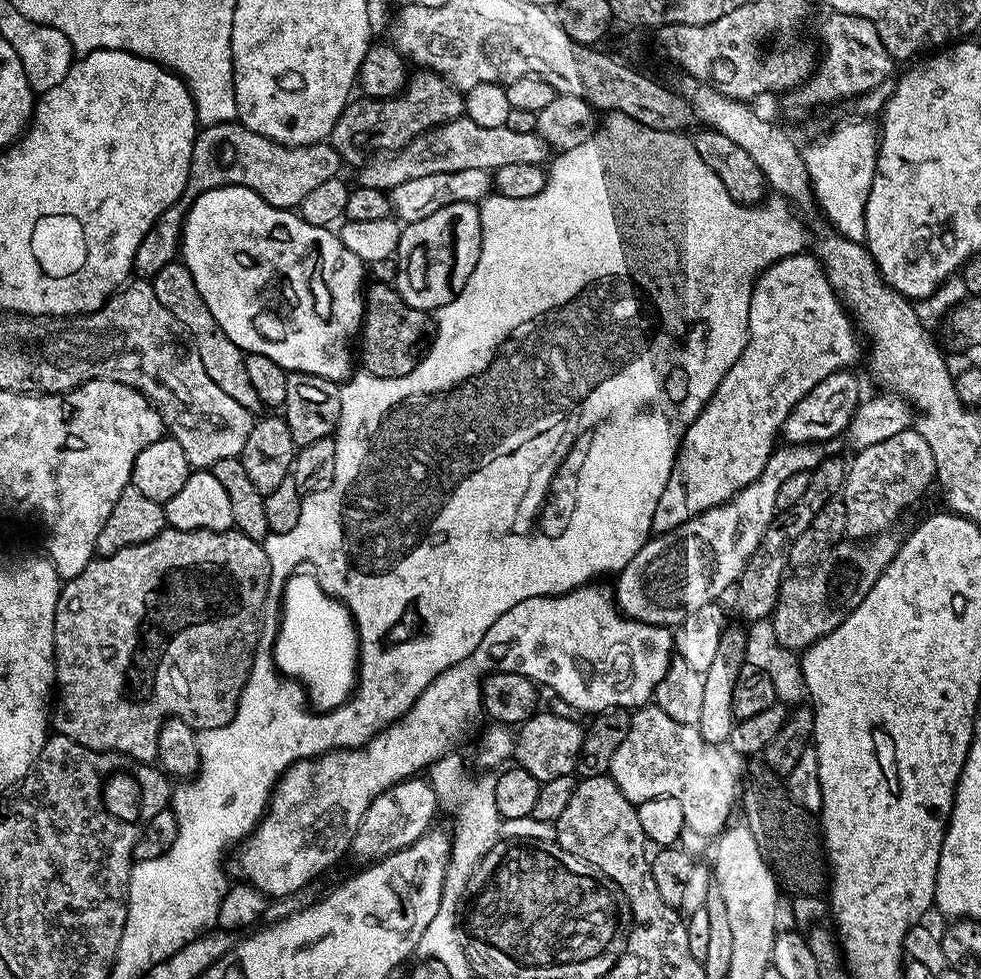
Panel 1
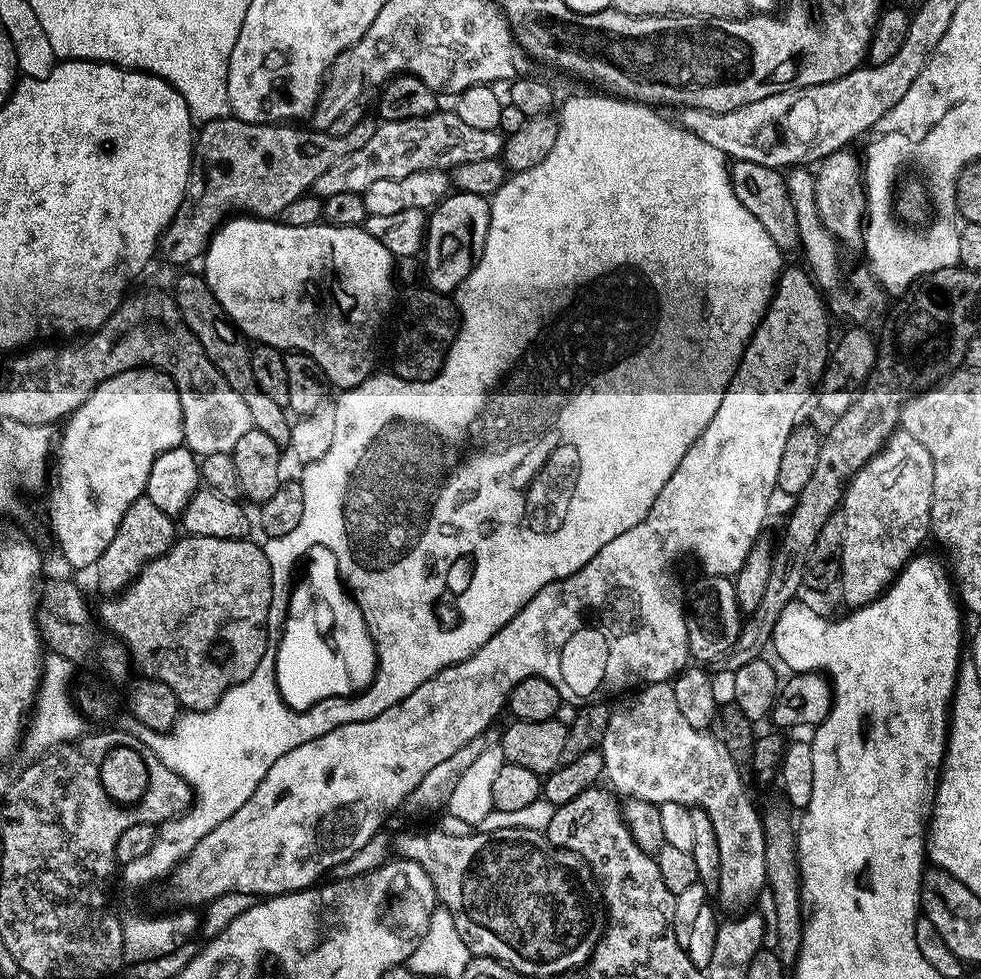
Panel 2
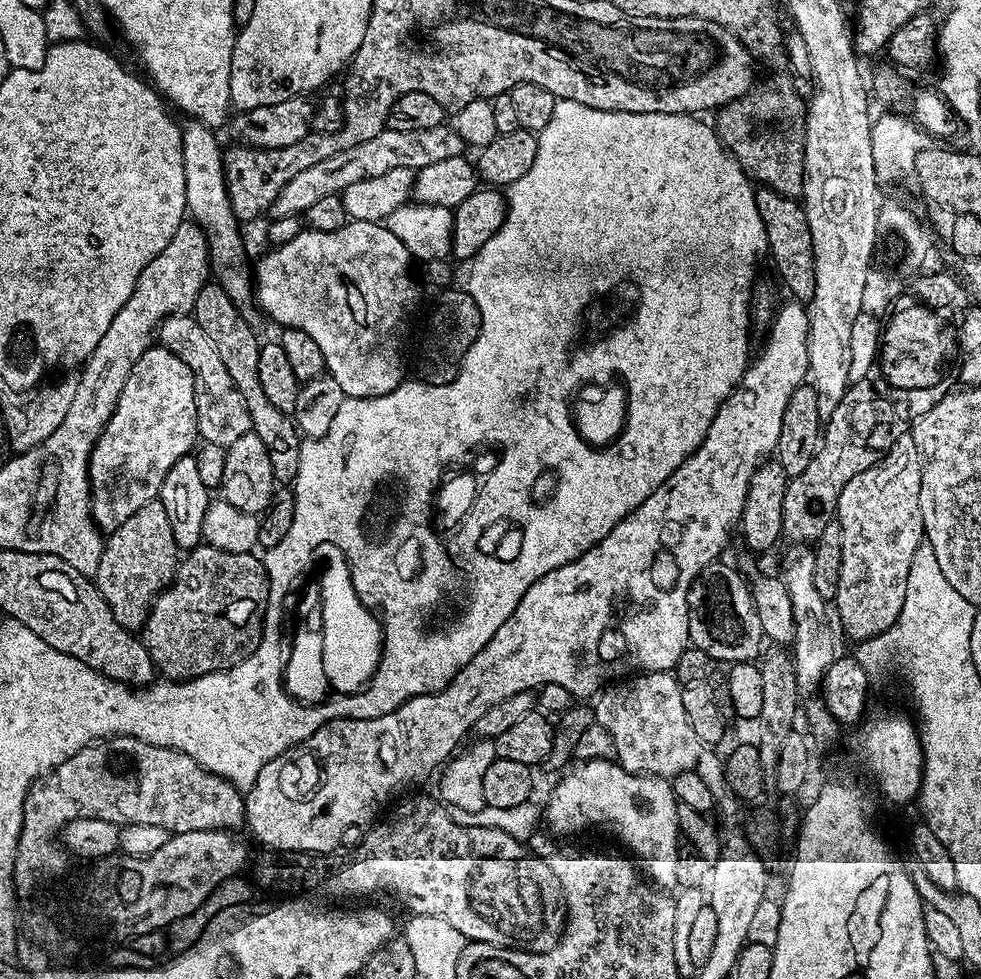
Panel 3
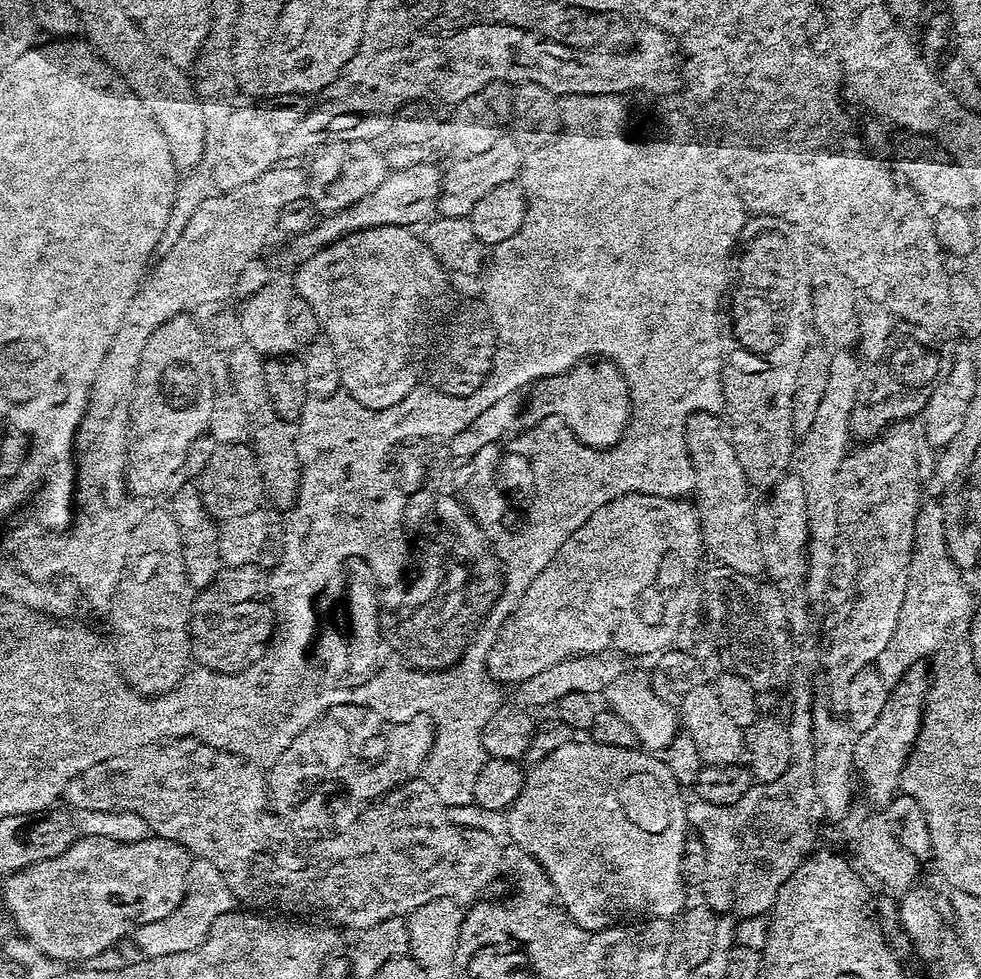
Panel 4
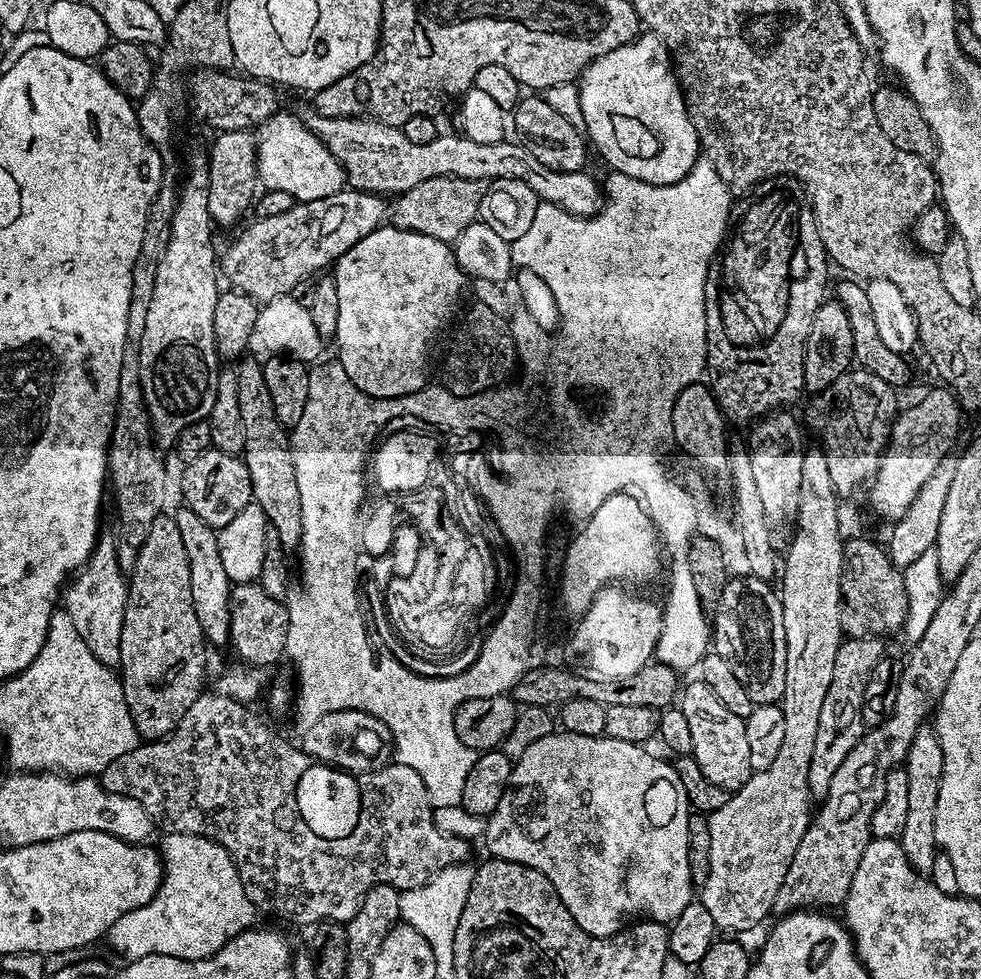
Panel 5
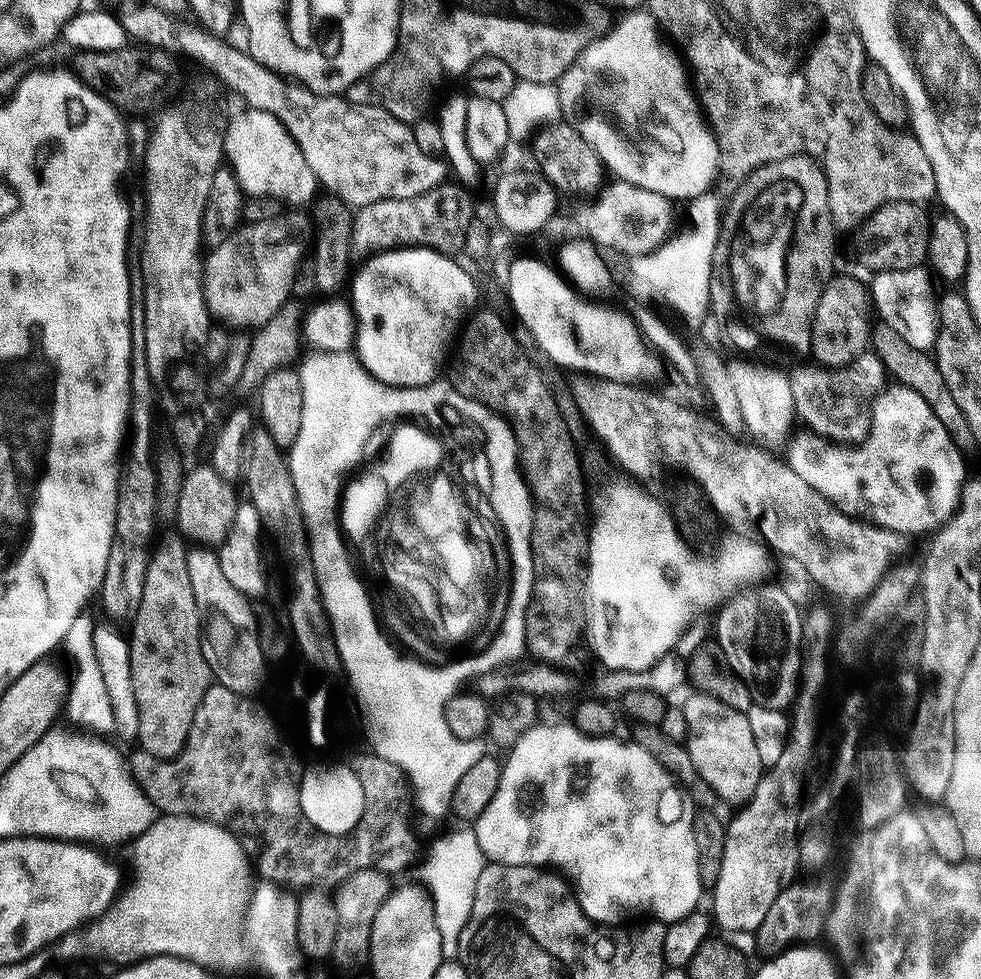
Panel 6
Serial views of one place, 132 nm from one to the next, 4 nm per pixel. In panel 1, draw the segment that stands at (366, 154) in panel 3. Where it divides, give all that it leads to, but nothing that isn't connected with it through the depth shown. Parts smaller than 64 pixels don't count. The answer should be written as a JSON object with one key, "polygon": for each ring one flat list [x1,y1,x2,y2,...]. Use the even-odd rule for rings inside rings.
{"polygon":[[463,115,420,133,409,140,404,148,369,159,359,169,361,172,358,184,391,190,394,186,402,186,402,182,412,181,413,178,426,178,426,174,442,174,454,170,486,170,492,174,497,168,511,166,513,162,530,162,544,166,549,160,549,146,535,131,521,134,504,126,478,126,478,122,470,122,470,118]]}

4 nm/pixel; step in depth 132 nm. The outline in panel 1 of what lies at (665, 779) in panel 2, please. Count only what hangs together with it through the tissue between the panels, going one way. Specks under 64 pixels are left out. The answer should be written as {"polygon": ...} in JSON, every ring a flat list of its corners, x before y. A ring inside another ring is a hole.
{"polygon":[[645,706,631,713,626,738,622,738,622,746,614,750,606,768,632,804,659,796,678,798,686,828,715,838,728,827,733,819,732,807,738,804,738,776,736,780,720,751,702,738,695,724,674,722,661,708]]}

